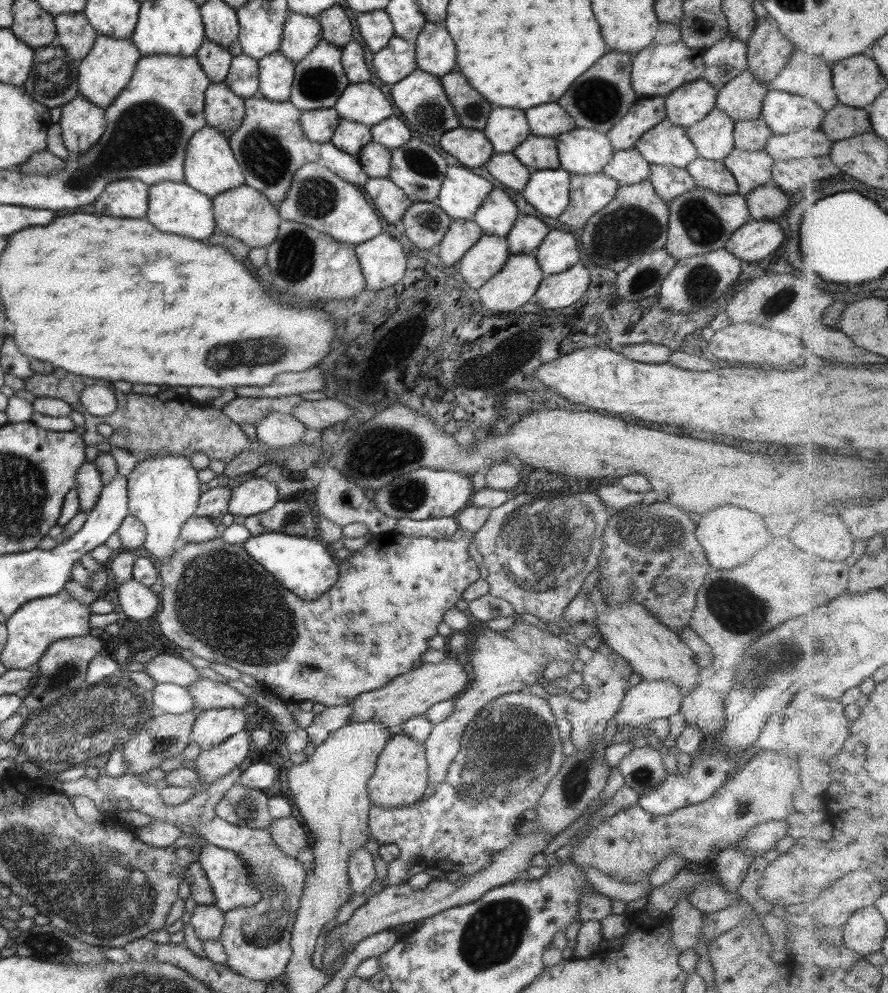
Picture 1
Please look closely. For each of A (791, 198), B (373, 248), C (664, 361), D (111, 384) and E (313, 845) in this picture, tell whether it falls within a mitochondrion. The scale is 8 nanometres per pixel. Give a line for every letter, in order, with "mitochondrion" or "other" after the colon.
A: other
B: other
C: other
D: other
E: other

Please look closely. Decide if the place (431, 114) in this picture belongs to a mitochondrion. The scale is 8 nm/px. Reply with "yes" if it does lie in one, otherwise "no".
yes

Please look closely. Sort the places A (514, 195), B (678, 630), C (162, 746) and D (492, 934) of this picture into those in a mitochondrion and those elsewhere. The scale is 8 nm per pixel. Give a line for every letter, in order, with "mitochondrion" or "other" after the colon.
A: other
B: other
C: mitochondrion
D: mitochondrion

